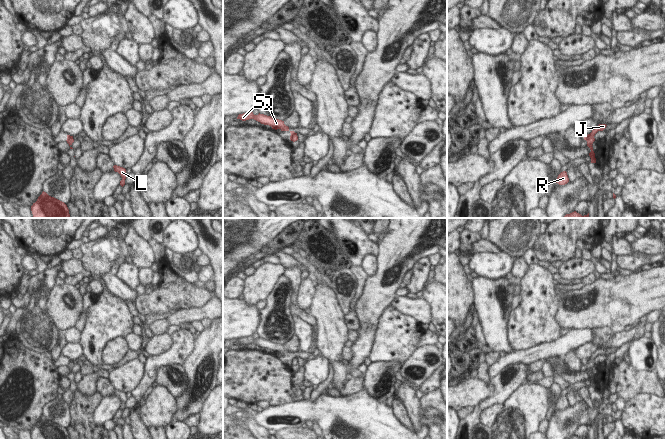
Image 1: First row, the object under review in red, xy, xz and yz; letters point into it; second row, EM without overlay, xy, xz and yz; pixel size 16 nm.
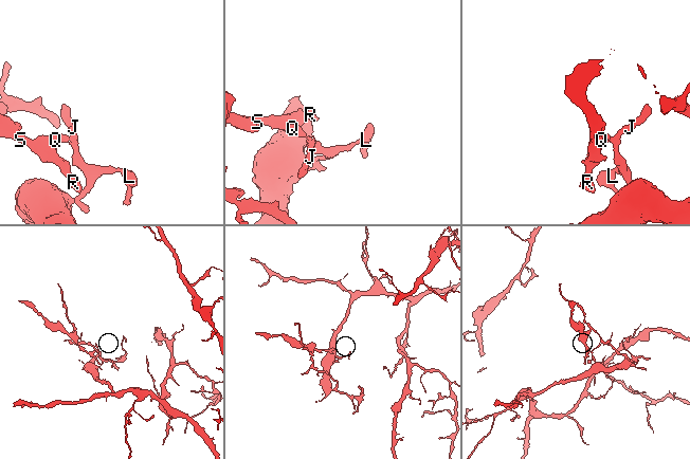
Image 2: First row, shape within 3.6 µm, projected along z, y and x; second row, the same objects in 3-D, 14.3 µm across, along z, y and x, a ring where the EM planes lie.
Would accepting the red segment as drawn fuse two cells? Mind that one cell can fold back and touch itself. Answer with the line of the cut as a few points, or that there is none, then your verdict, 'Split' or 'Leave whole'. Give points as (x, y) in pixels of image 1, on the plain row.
Split along xz (294, 356), (291, 364). Split.

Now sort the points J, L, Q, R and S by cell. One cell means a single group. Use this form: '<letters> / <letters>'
J L / Q R S

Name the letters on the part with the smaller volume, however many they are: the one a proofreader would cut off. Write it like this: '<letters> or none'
Q, R, S

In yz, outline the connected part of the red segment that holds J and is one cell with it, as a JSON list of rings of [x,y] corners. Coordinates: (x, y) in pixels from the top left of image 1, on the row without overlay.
[[[599,348],[594,354],[592,354],[592,356],[590,357],[590,359],[587,362],[587,370],[590,372],[591,376],[589,377],[589,380],[591,382],[591,387],[596,387],[596,382],[595,382],[595,377],[593,375],[593,366],[595,365],[595,358],[598,355],[603,355],[606,352],[606,348]]]

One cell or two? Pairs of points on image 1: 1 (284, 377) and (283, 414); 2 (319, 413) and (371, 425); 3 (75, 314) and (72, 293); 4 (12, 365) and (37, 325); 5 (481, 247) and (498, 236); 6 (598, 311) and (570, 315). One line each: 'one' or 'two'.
1: two
2: one
3: one
4: two
5: two
6: one

